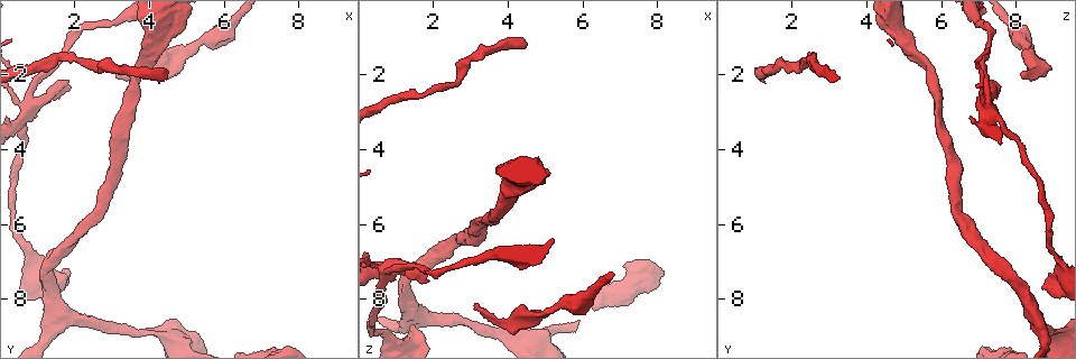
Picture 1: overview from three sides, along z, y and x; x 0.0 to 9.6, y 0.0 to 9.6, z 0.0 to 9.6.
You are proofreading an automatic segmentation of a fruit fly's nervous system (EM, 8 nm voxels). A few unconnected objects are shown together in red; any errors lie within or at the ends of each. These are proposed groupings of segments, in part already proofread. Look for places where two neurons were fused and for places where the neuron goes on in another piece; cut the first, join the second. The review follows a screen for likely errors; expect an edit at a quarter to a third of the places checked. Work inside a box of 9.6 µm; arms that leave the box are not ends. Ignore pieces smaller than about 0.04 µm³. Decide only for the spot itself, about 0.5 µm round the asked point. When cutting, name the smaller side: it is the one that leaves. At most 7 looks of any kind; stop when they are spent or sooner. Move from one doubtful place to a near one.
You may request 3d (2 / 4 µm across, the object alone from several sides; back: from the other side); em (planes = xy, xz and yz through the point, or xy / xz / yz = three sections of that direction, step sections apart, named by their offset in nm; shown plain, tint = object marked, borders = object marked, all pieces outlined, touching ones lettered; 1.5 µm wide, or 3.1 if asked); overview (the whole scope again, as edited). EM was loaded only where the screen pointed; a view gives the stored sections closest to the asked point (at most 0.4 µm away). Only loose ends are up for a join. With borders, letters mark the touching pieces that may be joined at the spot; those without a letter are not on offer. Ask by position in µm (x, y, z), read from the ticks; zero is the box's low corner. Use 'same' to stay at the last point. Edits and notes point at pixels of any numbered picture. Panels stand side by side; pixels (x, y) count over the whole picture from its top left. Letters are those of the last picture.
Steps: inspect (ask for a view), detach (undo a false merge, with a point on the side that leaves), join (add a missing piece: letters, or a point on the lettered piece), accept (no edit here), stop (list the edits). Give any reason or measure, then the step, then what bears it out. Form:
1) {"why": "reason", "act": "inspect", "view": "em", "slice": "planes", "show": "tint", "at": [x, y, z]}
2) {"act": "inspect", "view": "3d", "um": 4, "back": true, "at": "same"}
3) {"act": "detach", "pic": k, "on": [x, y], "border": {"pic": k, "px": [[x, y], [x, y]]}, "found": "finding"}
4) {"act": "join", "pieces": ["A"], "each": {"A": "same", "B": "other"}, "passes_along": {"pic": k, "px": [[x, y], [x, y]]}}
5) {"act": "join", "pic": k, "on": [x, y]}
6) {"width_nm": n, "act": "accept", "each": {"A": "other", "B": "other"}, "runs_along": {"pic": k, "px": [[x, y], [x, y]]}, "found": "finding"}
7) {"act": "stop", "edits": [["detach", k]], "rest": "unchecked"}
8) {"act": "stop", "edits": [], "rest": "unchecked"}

{"why": "arms run side by side", "act": "inspect", "view": "em", "slice": "xy", "step": 8, "show": "tint", "at": [0.70, 2.90, 7.35]}

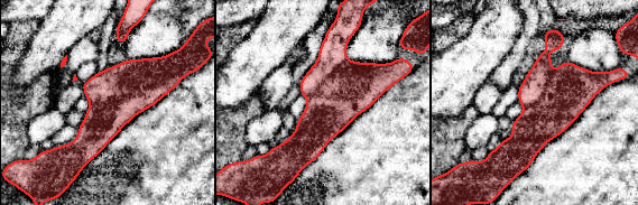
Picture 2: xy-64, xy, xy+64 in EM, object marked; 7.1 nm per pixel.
{"why": "another direction", "act": "inspect", "view": "em", "slice": "planes", "show": "tint", "at": "same"}

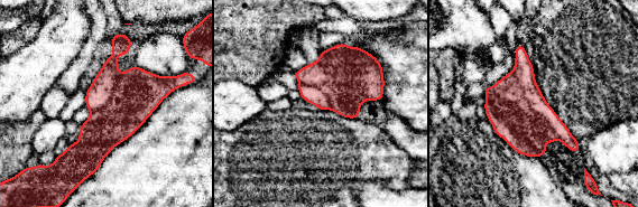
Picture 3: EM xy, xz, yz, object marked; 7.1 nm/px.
{"why": "see the neighbours", "act": "inspect", "view": "em", "slice": "planes", "show": "borders", "at": "same"}

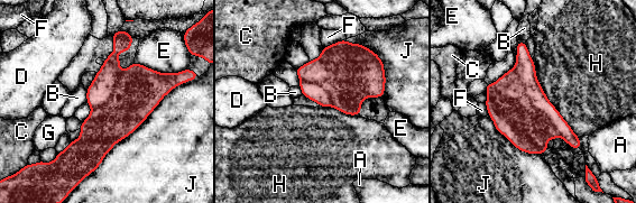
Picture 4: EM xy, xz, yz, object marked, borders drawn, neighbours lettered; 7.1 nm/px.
{"longest_contact_nm": ["J", 950], "act": "detach", "pic": 4, "on": [516, 118], "each": {"A": "other", "B": "other", "C": "other", "D": "other", "E": "other", "F": "other", "G": "other", "H": "other", "J": "other"}, "border": {"pic": 4, "px": [[513, 68], [526, 98], [561, 136]]}, "found": "two neurons meet here"}

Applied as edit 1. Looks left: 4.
{"why": "redraw", "act": "inspect", "view": "overview"}

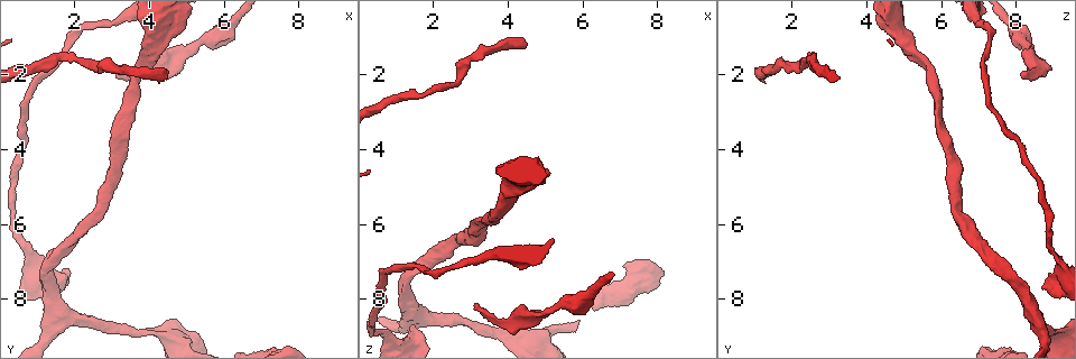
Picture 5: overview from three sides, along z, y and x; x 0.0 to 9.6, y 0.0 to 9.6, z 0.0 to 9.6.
{"why": "thin end", "act": "inspect", "view": "3d", "um": 2, "at": [3.15, 1.95, 8.30]}

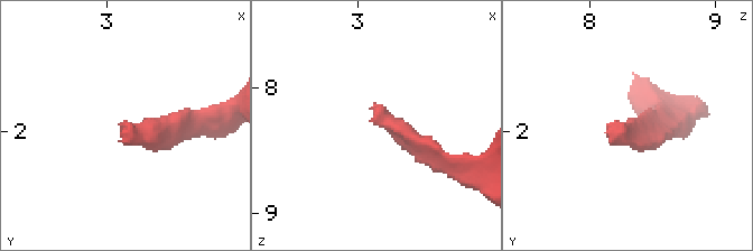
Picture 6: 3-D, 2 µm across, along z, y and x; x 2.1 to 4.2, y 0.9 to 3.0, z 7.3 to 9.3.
{"why": "now the EM", "act": "inspect", "view": "em", "slice": "planes", "show": "tint", "at": [3.08, 1.94, 8.30]}

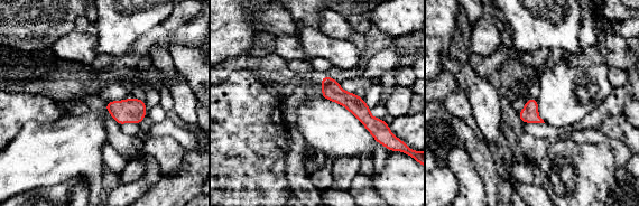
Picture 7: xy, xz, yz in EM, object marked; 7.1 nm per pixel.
{"why": "what lies round it", "act": "inspect", "view": "em", "slice": "planes", "show": "borders", "at": "same"}

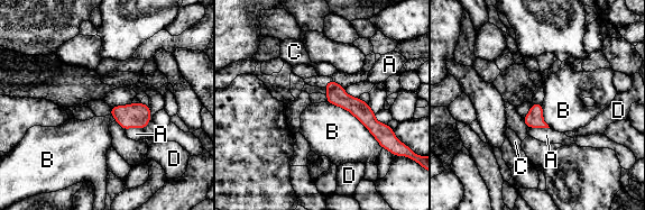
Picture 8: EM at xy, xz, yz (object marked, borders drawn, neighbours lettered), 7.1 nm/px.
{"act": "accept", "each": {"A": "other", "B": "other", "C": "other", "D": "other"}, "runs_along": {"pic": 8, "px": [[328, 85], [351, 103], [378, 135]]}, "found": "no lettered piece goes on from it"}

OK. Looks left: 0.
{"act": "stop", "edits": [["detach", 4]], "rest": "unchecked"}

